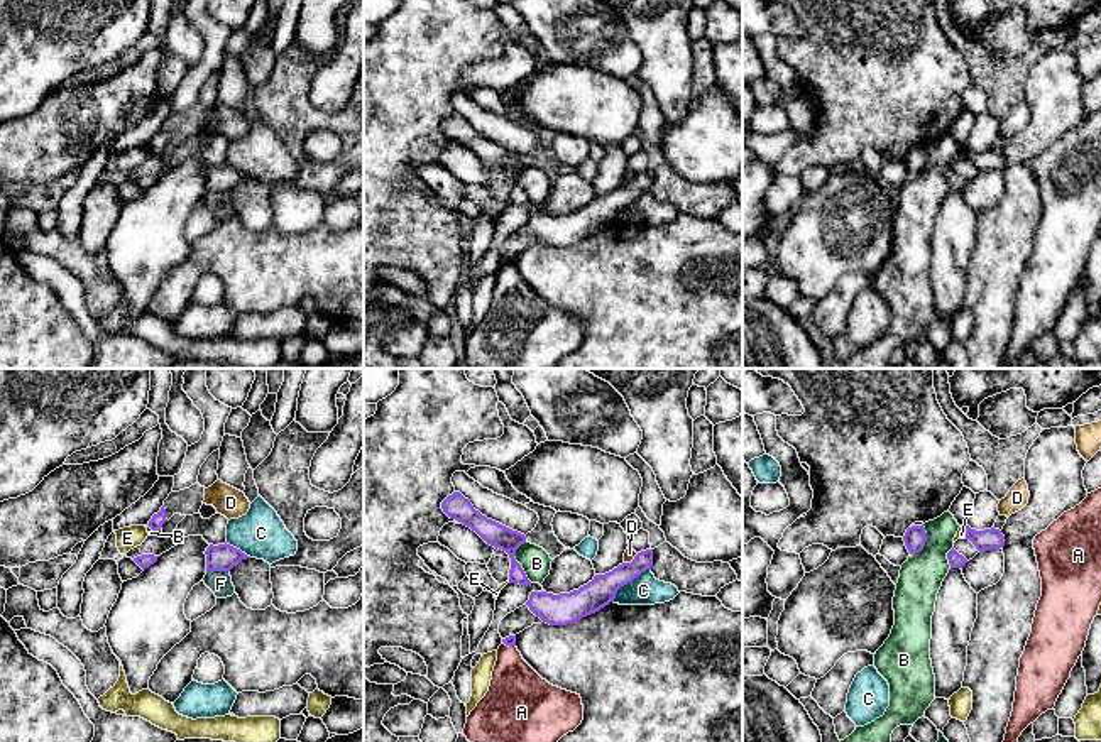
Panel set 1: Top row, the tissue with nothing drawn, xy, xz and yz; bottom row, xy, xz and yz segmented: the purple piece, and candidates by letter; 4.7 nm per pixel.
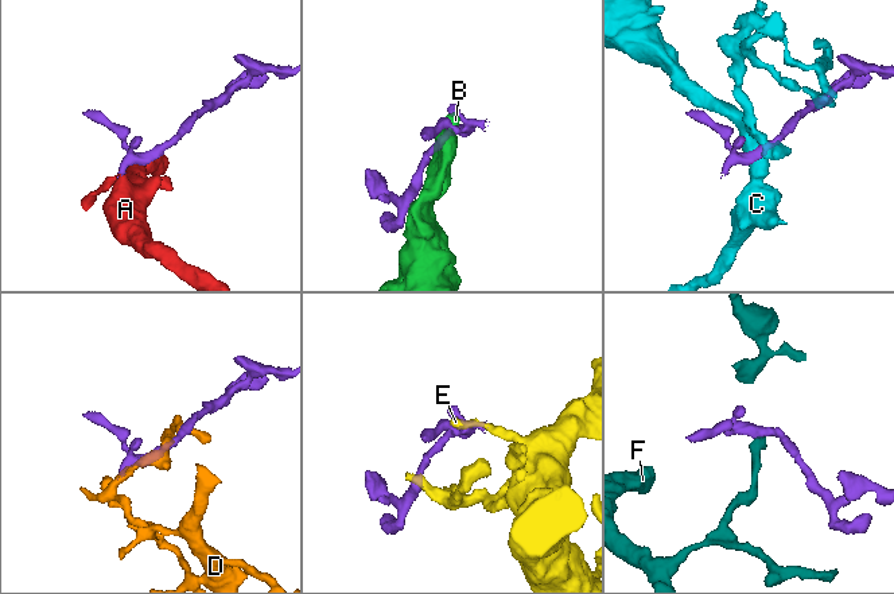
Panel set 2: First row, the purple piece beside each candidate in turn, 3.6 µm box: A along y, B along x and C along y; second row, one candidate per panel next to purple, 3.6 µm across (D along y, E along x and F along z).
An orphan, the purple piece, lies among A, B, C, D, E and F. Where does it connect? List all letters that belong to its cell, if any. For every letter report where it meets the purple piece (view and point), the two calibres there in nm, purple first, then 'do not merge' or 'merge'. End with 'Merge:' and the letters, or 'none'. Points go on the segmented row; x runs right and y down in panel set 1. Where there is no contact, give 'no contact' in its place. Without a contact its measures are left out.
A: meets purple in xz at (509, 646); 50 nm thick on the purple side, 300 nm on the other; merge
B: meets purple in xz at (516, 561); 120 nm thick on the purple side, 140 nm on the other; do not merge
C: meets purple in xz at (628, 582); 140 nm thick on the purple side, 140 nm on the other; do not merge
D: meets purple in xz at (633, 560); 140 nm thick on the purple side, 50 nm on the other; do not merge
E: meets purple in yz at (966, 533); 100 nm thick on the purple side, 50 nm on the other; do not merge
F: meets purple in xy at (217, 570); 130 nm thick on the purple side, 110 nm on the other; do not merge
Merge: A

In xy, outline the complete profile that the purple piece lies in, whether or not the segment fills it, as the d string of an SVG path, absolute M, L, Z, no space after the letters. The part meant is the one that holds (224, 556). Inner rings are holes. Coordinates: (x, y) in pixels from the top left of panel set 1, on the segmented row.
M210 544L205 551L206 554L206 573L210 571L230 571L233 566L237 566L242 559L247 559L245 553L240 549L230 546L230 544Z

